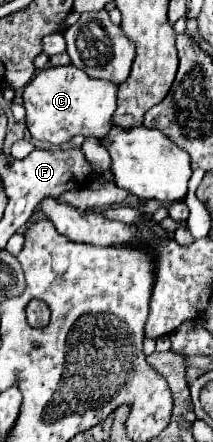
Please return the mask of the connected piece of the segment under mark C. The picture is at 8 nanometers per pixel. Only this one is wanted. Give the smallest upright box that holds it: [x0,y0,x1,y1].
[24,64,118,146]

